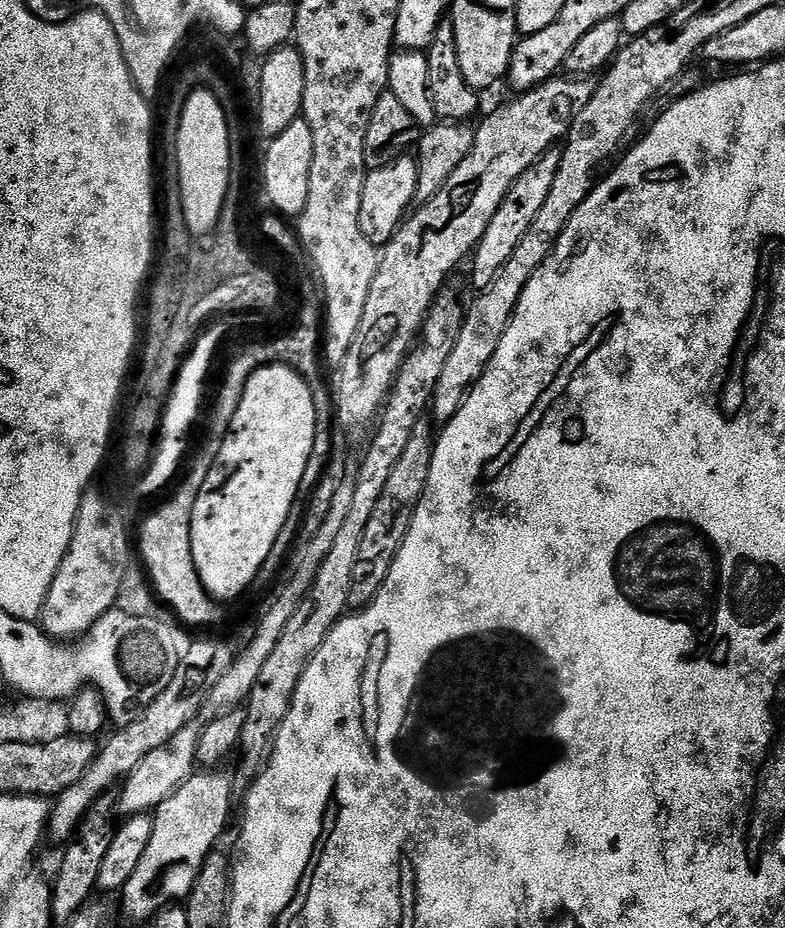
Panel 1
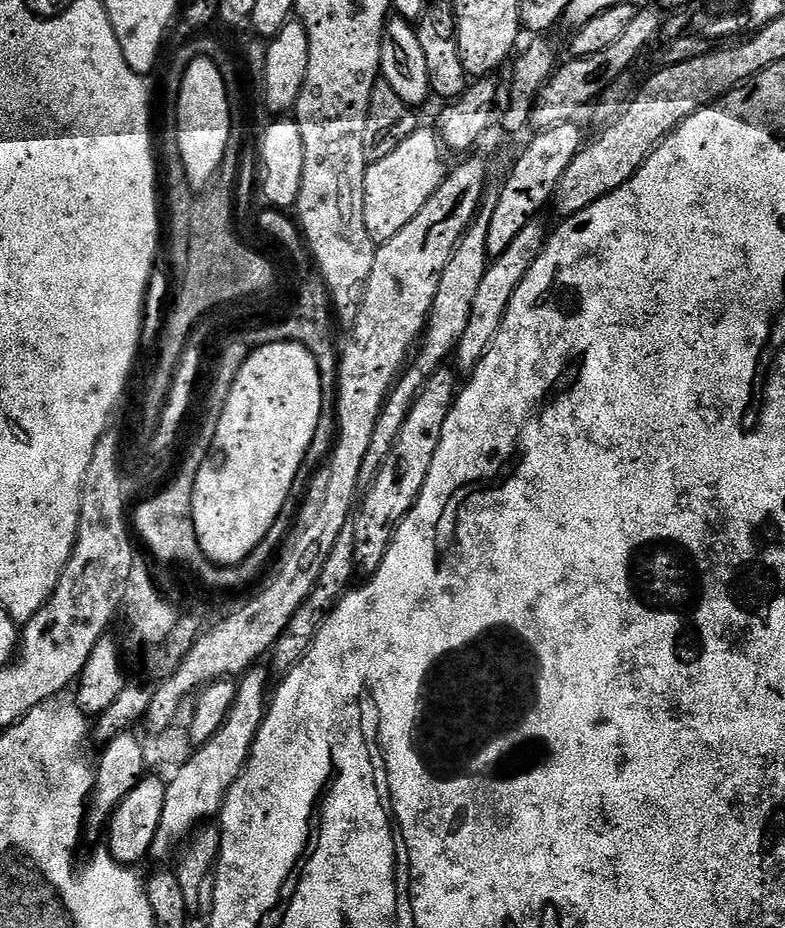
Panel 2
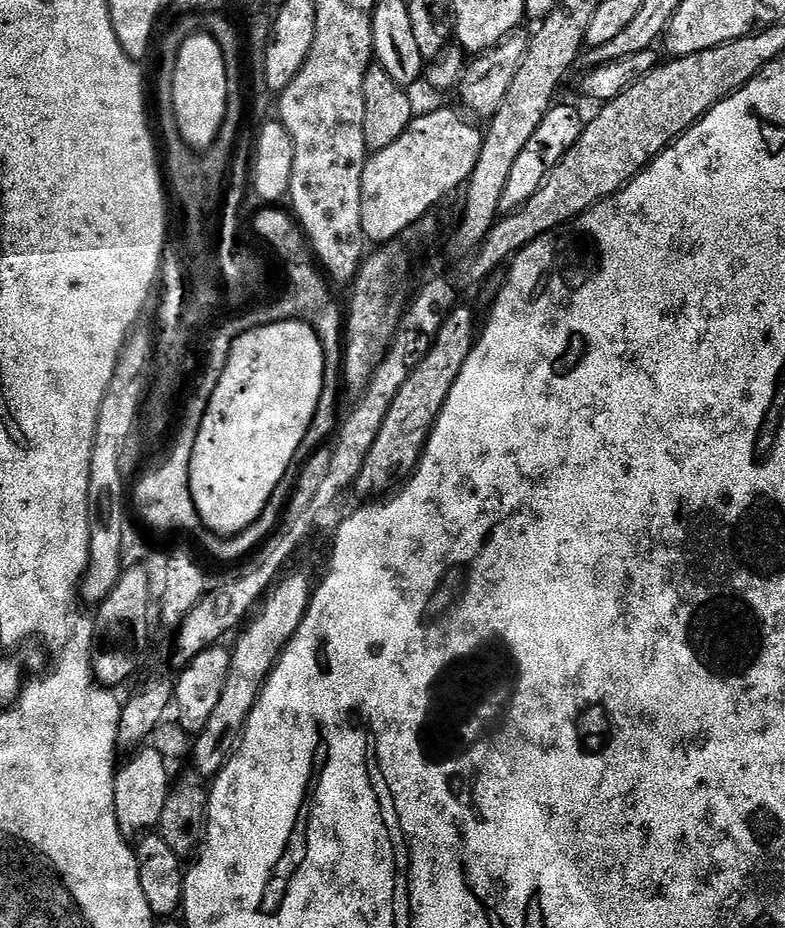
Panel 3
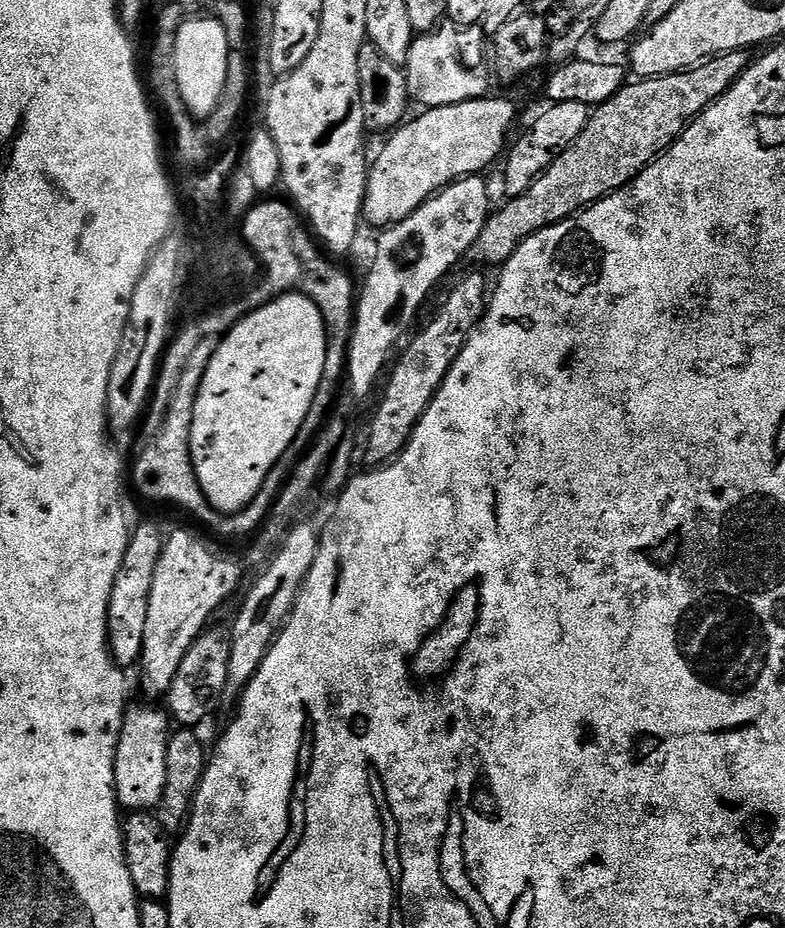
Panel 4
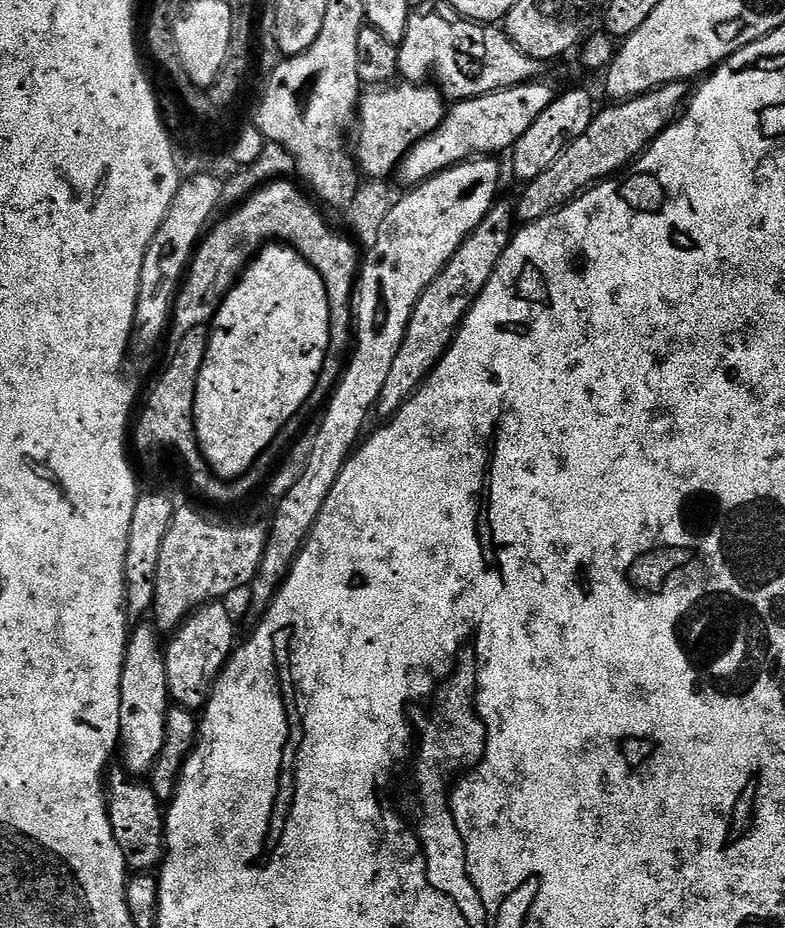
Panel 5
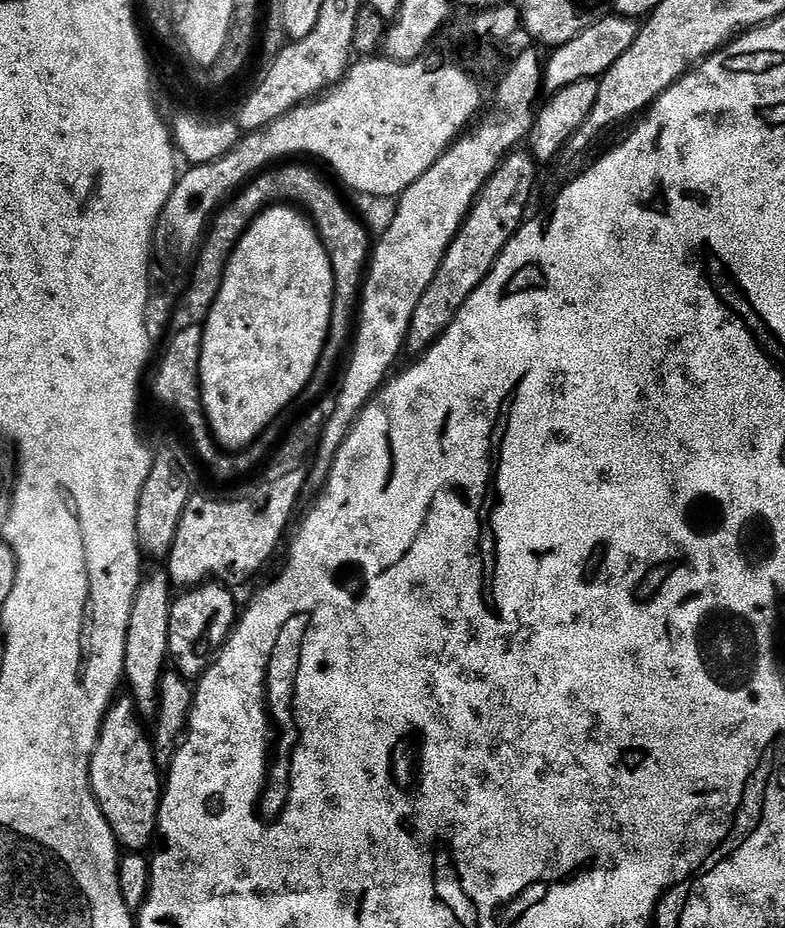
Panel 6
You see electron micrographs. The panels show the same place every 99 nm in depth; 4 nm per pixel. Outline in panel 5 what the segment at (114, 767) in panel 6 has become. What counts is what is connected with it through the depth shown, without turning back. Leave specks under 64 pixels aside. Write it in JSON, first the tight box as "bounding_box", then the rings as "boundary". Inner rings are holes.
{"bounding_box":[106,771,166,873],"boundary":[[[113,771],[106,780],[108,817],[114,830],[114,838],[122,850],[124,859],[133,873],[152,872],[159,869],[166,851],[164,846],[165,809],[154,790],[143,779],[127,771]],[[113,775],[113,776],[112,776]]]}

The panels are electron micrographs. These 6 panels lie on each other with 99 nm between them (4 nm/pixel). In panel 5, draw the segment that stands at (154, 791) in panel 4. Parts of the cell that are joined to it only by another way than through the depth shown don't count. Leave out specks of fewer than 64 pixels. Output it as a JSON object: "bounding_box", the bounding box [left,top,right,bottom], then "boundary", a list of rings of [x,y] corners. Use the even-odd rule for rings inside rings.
{"bounding_box":[118,622,170,778],"boundary":[[[140,622],[131,629],[126,654],[124,655],[124,665],[122,666],[122,682],[120,683],[120,697],[118,698],[118,722],[120,723],[120,742],[118,754],[124,758],[123,767],[131,775],[137,778],[144,778],[149,775],[162,750],[162,742],[166,742],[166,718],[170,707],[170,697],[168,694],[168,679],[166,678],[166,662],[164,654],[165,645],[162,643],[161,633],[157,632],[151,623]]]}

